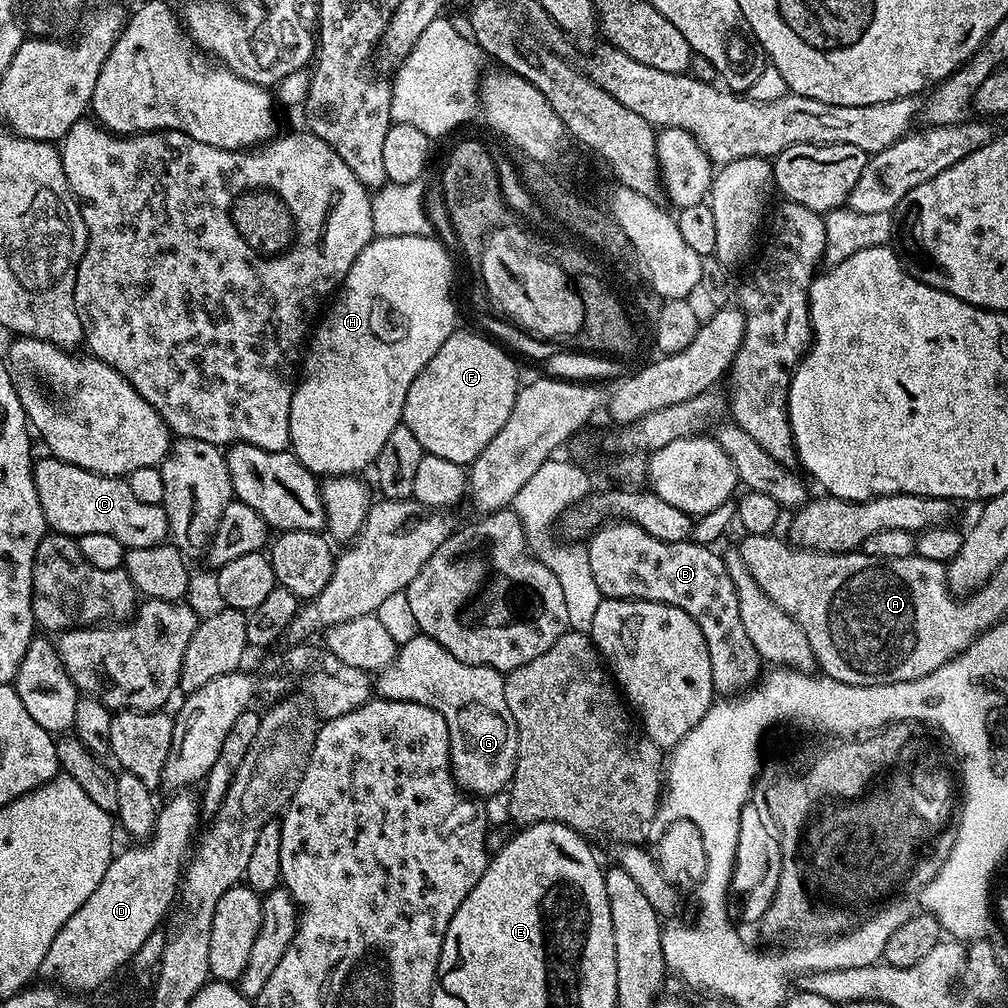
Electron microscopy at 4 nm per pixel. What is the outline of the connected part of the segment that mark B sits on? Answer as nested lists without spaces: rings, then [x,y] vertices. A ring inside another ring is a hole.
[[[614,522],[601,527],[587,541],[586,551],[590,562],[590,574],[594,574],[594,582],[598,582],[601,597],[609,600],[649,600],[659,604],[669,604],[694,618],[706,638],[706,646],[710,654],[710,674],[713,688],[731,691],[732,688],[743,687],[749,681],[759,680],[762,676],[762,661],[758,650],[754,650],[754,642],[750,640],[742,624],[739,613],[739,600],[734,582],[728,573],[725,558],[719,556],[707,544],[695,544],[691,539],[678,542],[662,542],[636,524]]]

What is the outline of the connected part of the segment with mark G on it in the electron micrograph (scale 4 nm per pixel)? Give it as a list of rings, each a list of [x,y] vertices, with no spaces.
[[[440,645],[440,656],[448,660],[448,668],[428,668],[428,676],[420,676],[420,672],[416,672],[416,696],[412,696],[409,701],[430,706],[442,714],[448,727],[452,779],[455,780],[457,788],[476,798],[492,796],[500,791],[503,793],[512,783],[516,756],[520,753],[518,726],[514,722],[514,714],[510,714],[510,706],[506,706],[505,675],[497,672],[494,677],[486,676],[482,666],[474,666],[454,658],[454,654],[446,650],[446,646]]]

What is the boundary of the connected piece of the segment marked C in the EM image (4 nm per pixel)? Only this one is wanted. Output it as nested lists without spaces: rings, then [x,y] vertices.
[[[44,454],[41,460],[39,457],[35,461],[32,477],[45,525],[53,532],[69,538],[110,534],[110,538],[118,538],[125,549],[154,546],[169,539],[168,512],[159,504],[138,502],[127,479],[91,472],[51,454]]]

